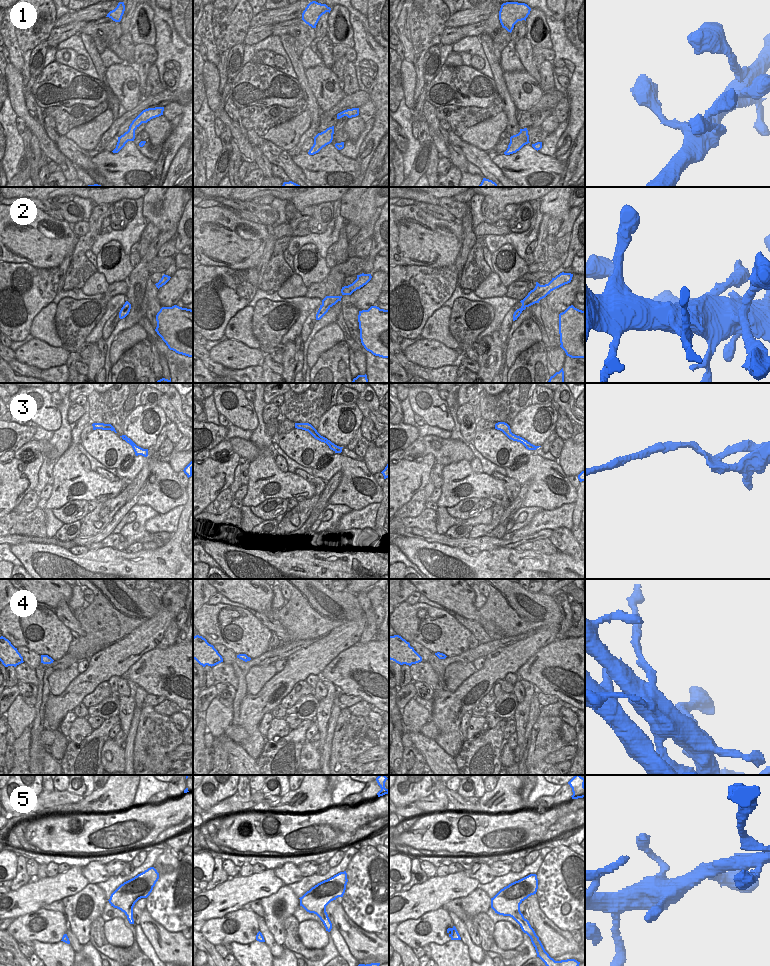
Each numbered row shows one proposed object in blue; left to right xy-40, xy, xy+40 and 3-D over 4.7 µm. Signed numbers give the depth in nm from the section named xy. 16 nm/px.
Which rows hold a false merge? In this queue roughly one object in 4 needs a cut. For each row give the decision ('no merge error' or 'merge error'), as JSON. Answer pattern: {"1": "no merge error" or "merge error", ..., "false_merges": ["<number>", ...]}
{"1": "no merge error", "2": "no merge error", "3": "merge error", "4": "merge error", "5": "no merge error", "false_merges": ["3", "4"]}

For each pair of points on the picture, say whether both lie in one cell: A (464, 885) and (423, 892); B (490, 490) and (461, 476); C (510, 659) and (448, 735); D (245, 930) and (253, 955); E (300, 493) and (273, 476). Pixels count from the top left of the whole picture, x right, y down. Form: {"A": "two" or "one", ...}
{"A": "one", "B": "one", "C": "one", "D": "two", "E": "one"}

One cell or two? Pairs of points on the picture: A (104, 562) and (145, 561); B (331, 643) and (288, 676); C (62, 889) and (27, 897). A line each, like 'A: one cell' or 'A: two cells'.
A: one cell
B: one cell
C: one cell

